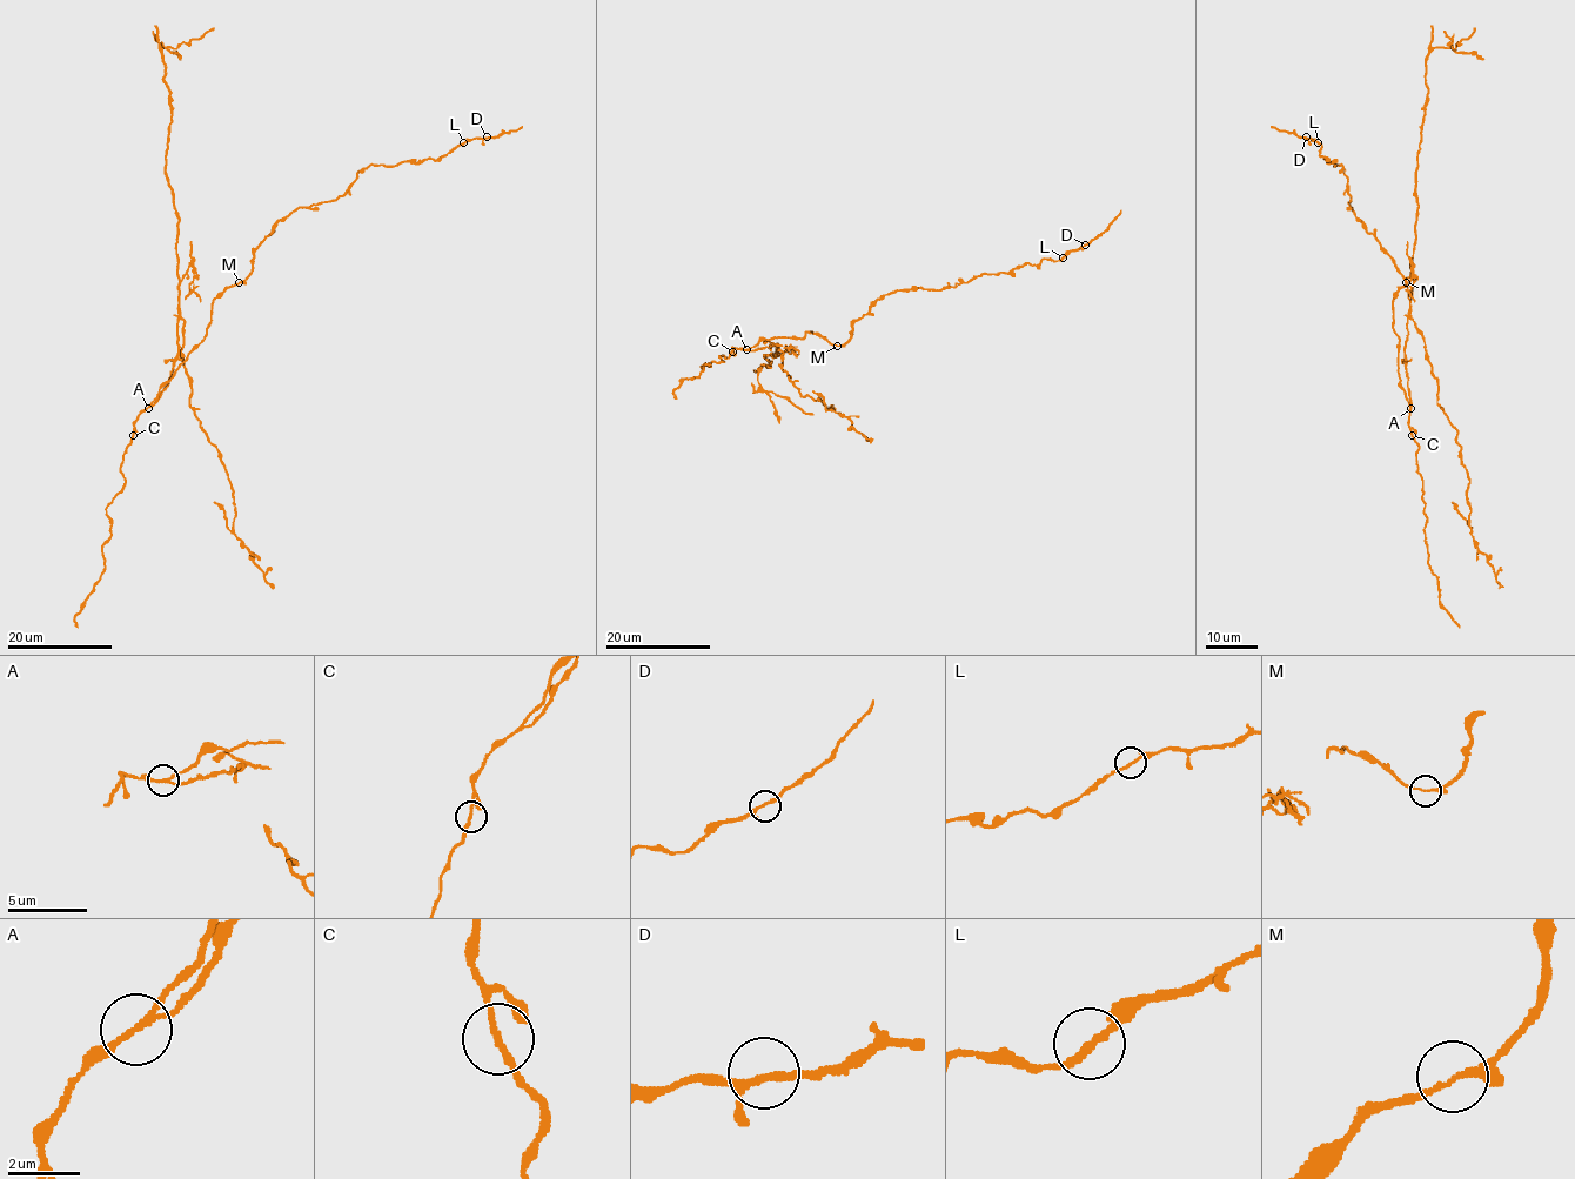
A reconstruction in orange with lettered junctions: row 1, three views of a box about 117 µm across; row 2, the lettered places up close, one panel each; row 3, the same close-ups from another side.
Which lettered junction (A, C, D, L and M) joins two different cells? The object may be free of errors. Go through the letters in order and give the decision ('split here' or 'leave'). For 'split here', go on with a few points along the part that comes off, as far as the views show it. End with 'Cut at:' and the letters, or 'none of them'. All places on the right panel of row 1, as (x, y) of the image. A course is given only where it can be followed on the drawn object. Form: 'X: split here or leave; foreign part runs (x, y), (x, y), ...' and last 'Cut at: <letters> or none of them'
A: split here; foreign part runs (1411, 408), (1403, 353), (1413, 282), (1418, 152), (1428, 93), (1426, 55), (1434, 48), (1454, 48), (1475, 28)
C: leave
D: leave
L: leave
M: leave
Cut at: A

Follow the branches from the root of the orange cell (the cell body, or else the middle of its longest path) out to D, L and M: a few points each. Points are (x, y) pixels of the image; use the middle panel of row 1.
D: (783, 336), (811, 332), (842, 346), (852, 323), (885, 295), (954, 287), (1045, 259), (1058, 261), (1085, 245)
L: (783, 336), (811, 332), (842, 346), (852, 323), (885, 295), (954, 287), (1063, 258)
M: (783, 336), (803, 339), (806, 332), (811, 332), (838, 346)

